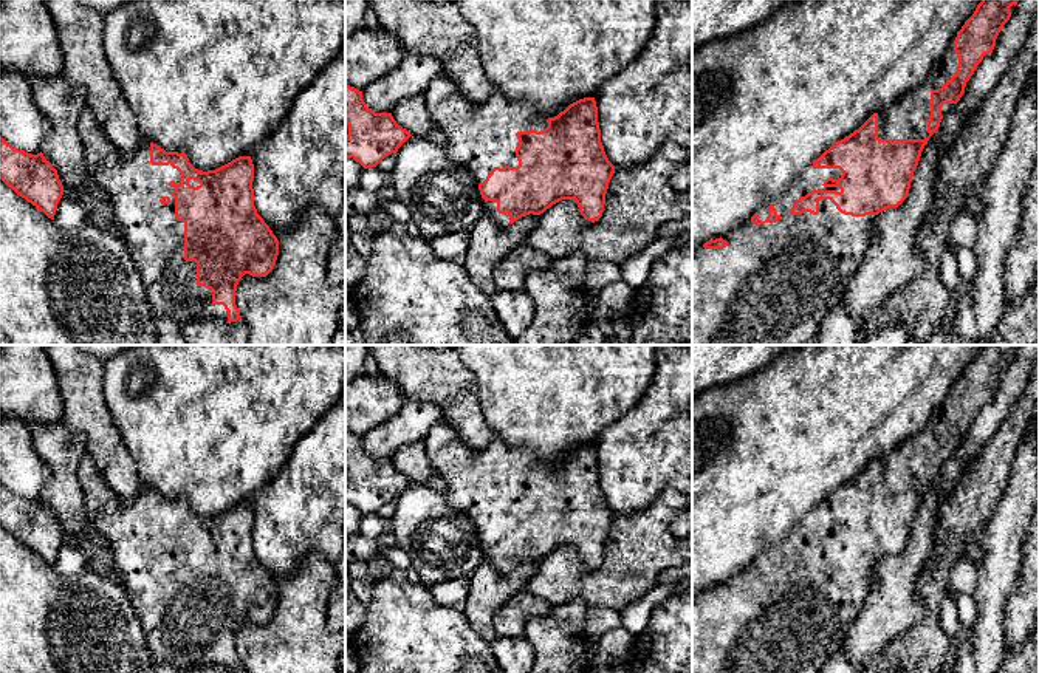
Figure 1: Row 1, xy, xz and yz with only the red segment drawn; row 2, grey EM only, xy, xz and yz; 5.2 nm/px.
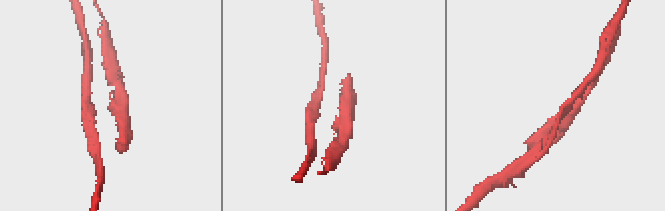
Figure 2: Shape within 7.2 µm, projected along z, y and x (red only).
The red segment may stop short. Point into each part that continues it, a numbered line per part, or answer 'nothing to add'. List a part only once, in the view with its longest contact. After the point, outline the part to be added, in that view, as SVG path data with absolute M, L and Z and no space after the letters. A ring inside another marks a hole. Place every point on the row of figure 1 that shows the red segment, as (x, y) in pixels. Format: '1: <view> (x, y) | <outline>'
1: xy (155, 239) | M85 105L77 124L84 145L85 167L96 184L108 195L133 266L139 271L142 288L155 316L175 317L180 325L195 317L228 320L223 305L212 303L212 291L197 285L197 263L184 260L184 223L175 218L175 200L169 183L180 184L180 172L169 166L150 164L150 141L142 139L132 158L121 158Z

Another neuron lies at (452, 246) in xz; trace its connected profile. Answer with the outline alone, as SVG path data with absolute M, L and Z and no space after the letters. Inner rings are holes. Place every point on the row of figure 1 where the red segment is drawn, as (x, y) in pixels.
M469 231L446 232L443 235L427 238L430 249L443 260L461 261L469 243Z

